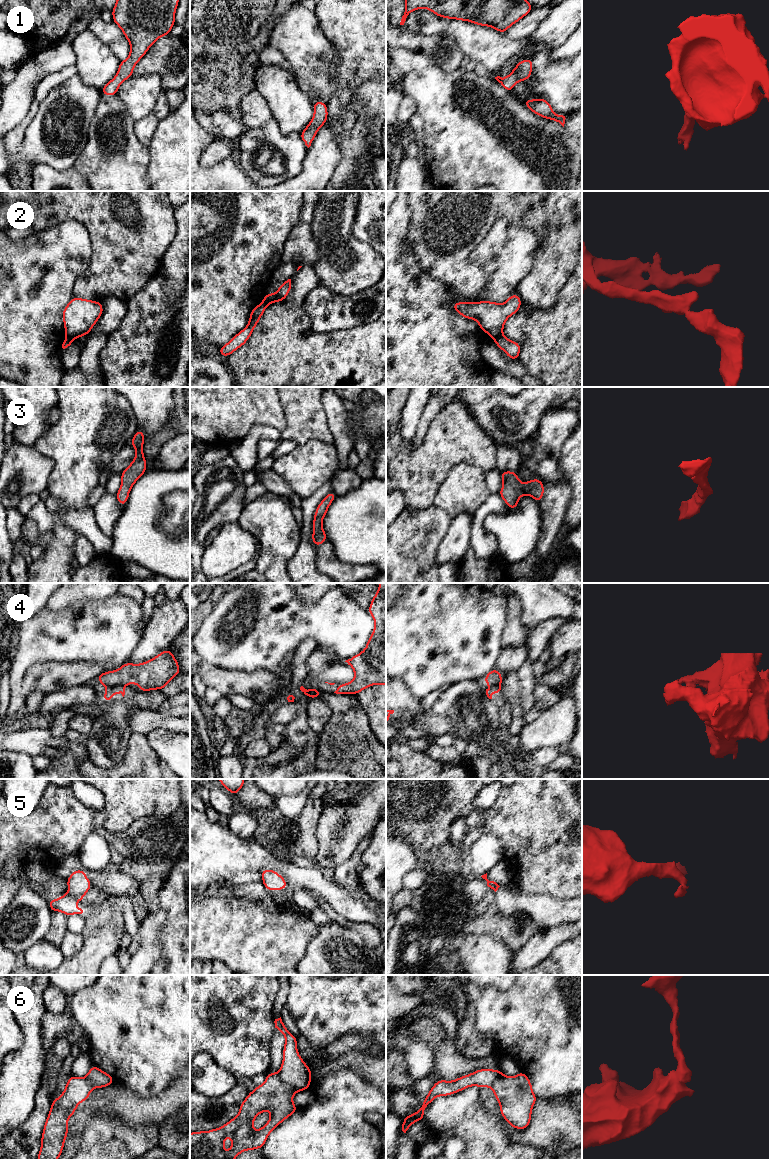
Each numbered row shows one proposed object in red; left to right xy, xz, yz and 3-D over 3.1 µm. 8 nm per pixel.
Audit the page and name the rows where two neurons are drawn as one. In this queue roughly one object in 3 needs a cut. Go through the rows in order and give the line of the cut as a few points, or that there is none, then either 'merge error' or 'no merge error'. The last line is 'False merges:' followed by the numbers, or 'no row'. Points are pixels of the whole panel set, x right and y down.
1: no cut; no merge error
2: cut in yz along (501, 333), (494, 340); merge error
3: no cut; no merge error
4: cut in xy along (123, 684), (114, 684), (107, 687); merge error
5: no cut; no merge error
6: cut in xz along (277, 1073), (284, 1082), (296, 1091); merge error
False merges: 2, 4, 6

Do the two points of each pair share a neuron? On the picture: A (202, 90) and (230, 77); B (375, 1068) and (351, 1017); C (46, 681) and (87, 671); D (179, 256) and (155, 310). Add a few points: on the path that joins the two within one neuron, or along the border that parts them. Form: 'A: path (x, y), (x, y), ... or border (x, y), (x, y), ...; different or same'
A: path (209, 90), (216, 84), (223, 84); same
B: border (366, 1052), (375, 1056); different
C: path (56, 676), (77, 673); same
D: border (161, 266), (164, 276), (166, 300), (173, 305); different

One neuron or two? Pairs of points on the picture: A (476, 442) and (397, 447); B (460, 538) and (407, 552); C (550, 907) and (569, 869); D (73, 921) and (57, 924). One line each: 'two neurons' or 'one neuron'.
A: one neuron
B: two neurons
C: two neurons
D: two neurons

